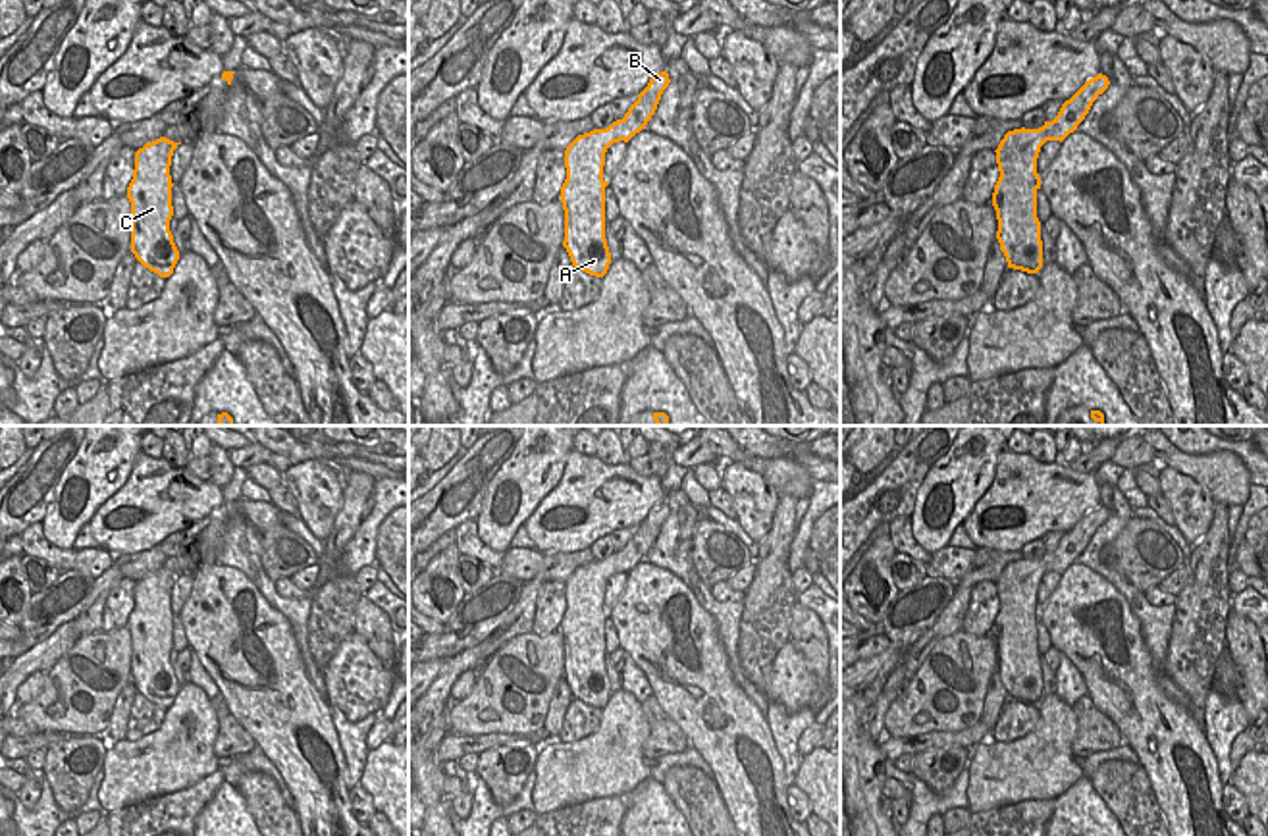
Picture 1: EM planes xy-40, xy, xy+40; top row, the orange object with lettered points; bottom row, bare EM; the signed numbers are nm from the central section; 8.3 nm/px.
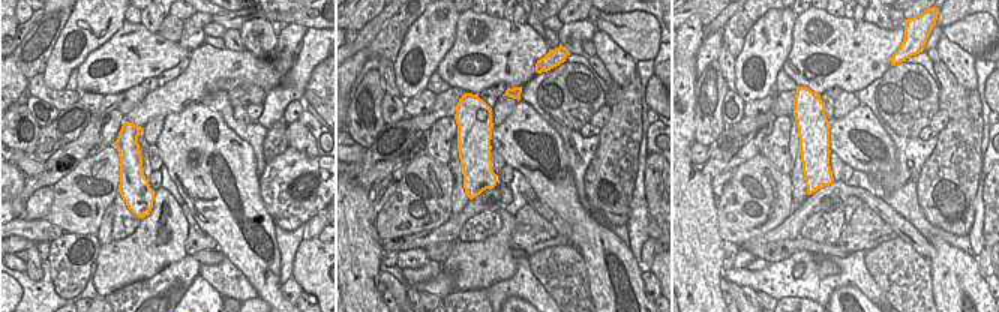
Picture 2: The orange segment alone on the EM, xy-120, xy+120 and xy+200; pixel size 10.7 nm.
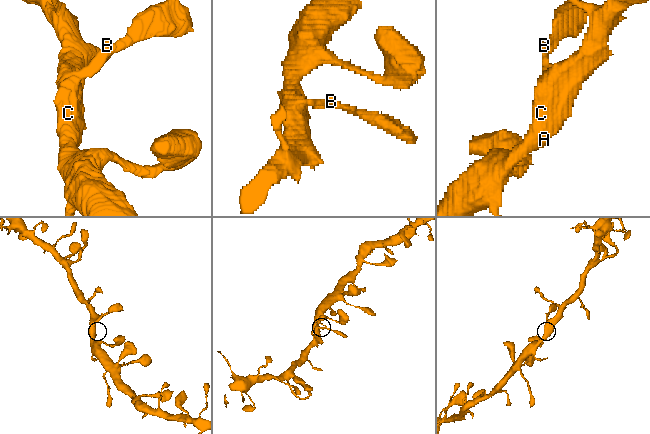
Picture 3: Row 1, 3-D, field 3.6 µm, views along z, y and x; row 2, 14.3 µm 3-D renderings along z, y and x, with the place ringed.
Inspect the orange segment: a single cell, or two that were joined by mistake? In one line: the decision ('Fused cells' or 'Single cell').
Single cell.

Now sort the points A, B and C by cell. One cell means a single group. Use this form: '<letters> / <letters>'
A B C

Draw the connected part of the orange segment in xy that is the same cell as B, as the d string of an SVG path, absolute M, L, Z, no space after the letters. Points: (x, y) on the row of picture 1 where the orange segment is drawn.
M655 73L622 119L605 129L578 135L565 150L567 179L561 187L565 210L565 241L570 262L582 272L603 277L611 264L605 239L605 152L613 143L628 143L640 133L657 110L671 79Z

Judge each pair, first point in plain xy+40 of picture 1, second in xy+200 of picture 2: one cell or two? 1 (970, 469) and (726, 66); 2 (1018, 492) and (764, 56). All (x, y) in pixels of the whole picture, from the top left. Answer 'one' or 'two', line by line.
1: two
2: two

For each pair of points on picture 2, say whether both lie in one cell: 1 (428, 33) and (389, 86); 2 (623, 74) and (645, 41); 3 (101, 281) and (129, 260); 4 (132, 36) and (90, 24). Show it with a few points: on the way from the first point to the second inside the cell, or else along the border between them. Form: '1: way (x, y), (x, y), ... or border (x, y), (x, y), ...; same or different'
1: border (393, 63), (393, 80), (402, 96); different
2: border (608, 35), (636, 60); different
3: way (108, 276), (122, 263); same
4: border (125, 20), (107, 41), (89, 54); different

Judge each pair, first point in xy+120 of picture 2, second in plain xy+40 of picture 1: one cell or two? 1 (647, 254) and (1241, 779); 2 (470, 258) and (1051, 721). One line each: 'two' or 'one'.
1: two
2: one

